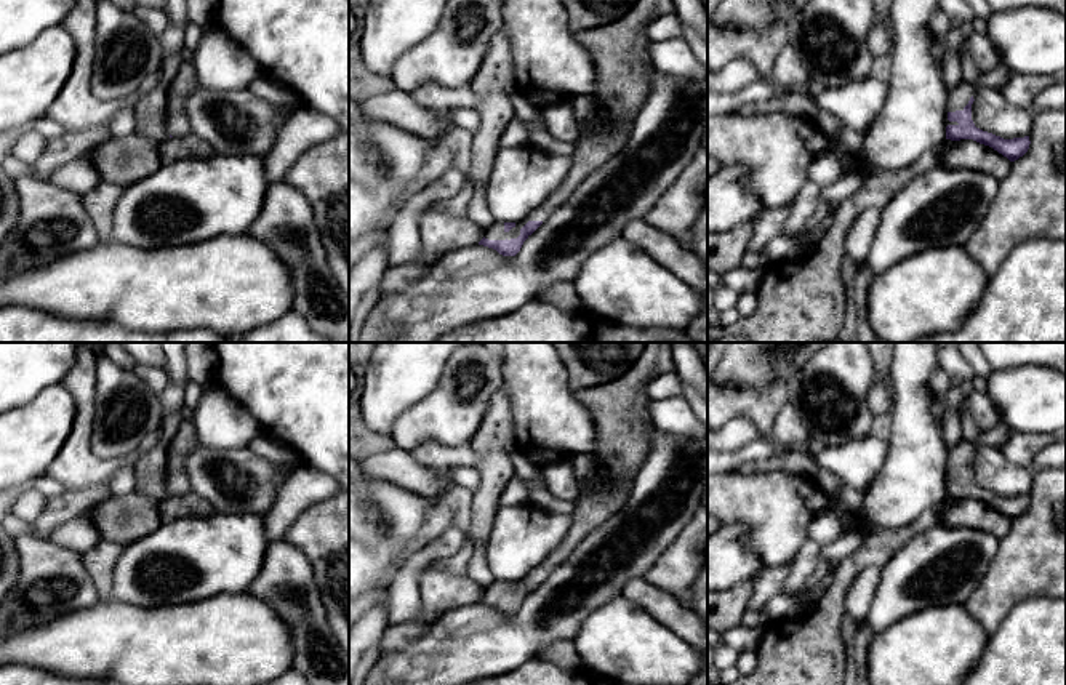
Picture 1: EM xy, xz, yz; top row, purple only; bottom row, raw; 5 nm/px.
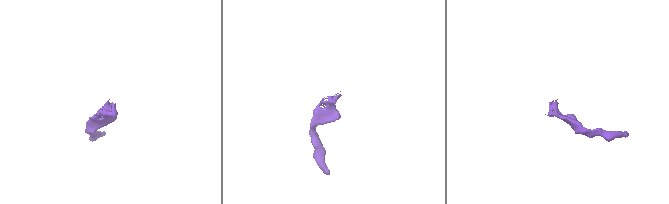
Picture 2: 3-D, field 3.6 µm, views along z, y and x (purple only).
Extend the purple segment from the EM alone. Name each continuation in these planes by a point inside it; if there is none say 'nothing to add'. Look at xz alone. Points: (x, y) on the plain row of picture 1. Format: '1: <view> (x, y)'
1: xz (620, 408)

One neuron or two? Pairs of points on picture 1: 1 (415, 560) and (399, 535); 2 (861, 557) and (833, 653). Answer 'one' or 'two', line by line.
1: two
2: one

